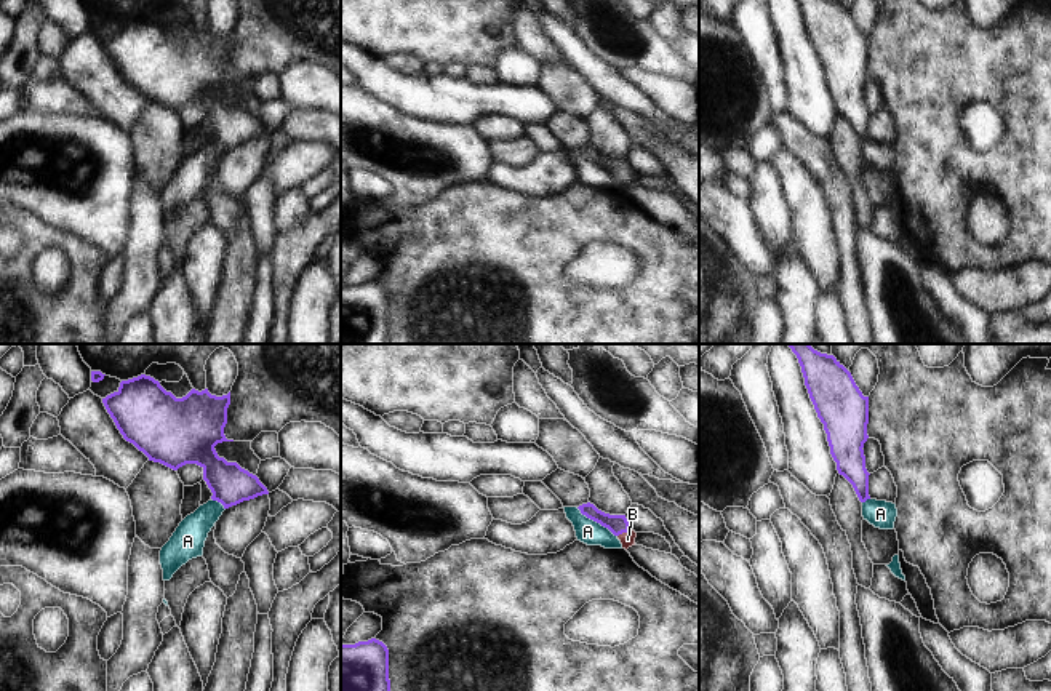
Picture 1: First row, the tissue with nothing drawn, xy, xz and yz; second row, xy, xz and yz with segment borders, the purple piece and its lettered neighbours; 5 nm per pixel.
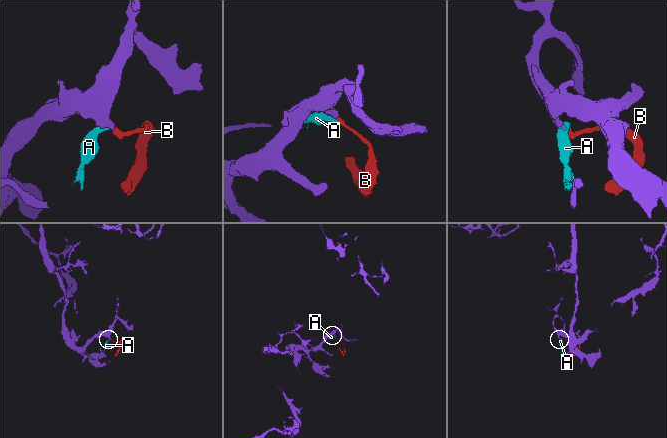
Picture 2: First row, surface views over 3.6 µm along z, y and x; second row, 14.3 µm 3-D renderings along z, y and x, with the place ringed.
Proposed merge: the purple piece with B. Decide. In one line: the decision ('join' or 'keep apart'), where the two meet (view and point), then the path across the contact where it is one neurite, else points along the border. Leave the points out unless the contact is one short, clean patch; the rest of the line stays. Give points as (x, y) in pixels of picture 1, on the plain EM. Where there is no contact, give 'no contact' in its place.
join; meets purple in xz at (624, 173); runs through xz (616, 165), (624, 173), (627, 181)

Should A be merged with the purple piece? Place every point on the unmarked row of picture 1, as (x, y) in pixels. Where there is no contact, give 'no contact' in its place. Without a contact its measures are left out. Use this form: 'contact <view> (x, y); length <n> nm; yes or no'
contact xz (597, 163); length 260 nm; no

